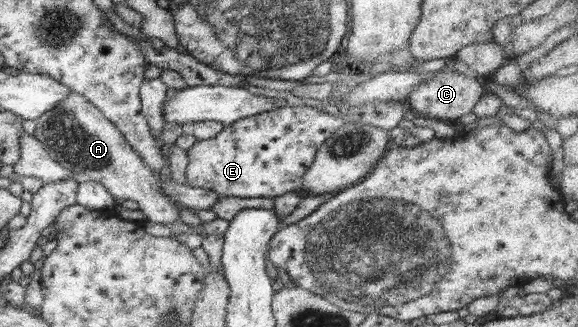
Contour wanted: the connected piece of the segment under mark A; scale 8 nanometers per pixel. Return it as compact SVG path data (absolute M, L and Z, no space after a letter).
M70 93L61 100L55 109L42 114L37 118L33 136L44 145L50 158L59 162L64 168L76 172L80 177L99 182L115 199L134 200L139 204L139 210L143 212L144 222L156 222L156 224L174 224L180 219L179 207L169 196L166 196L160 188L160 177L134 152L134 149L124 139L110 119L103 115L90 101L81 94Z

